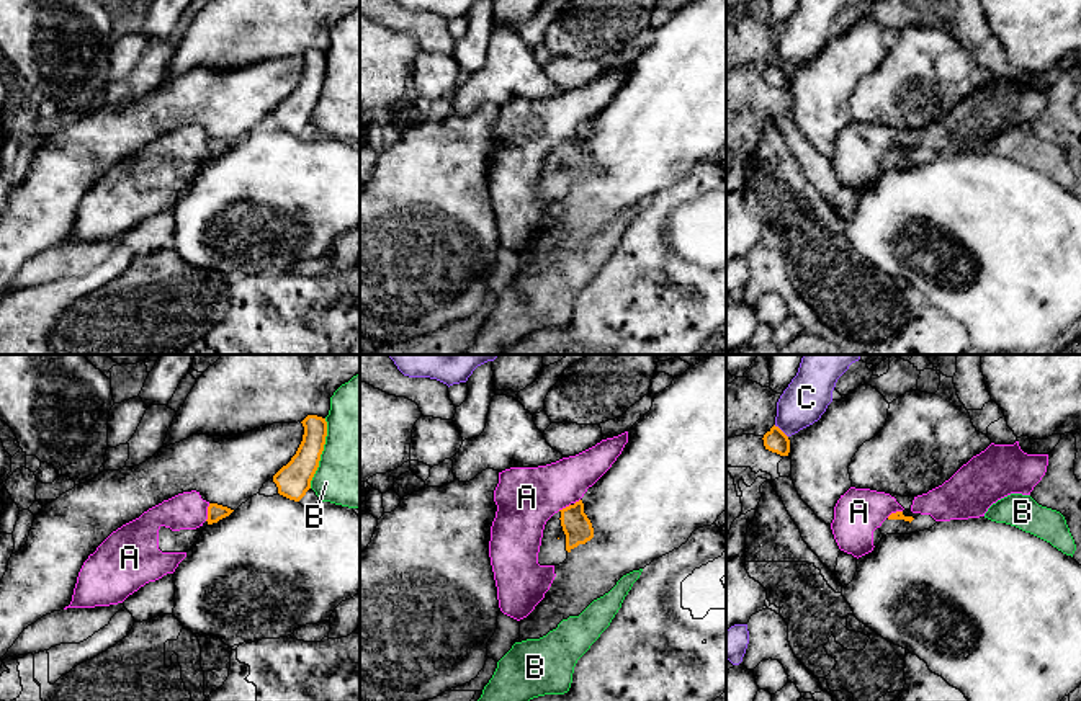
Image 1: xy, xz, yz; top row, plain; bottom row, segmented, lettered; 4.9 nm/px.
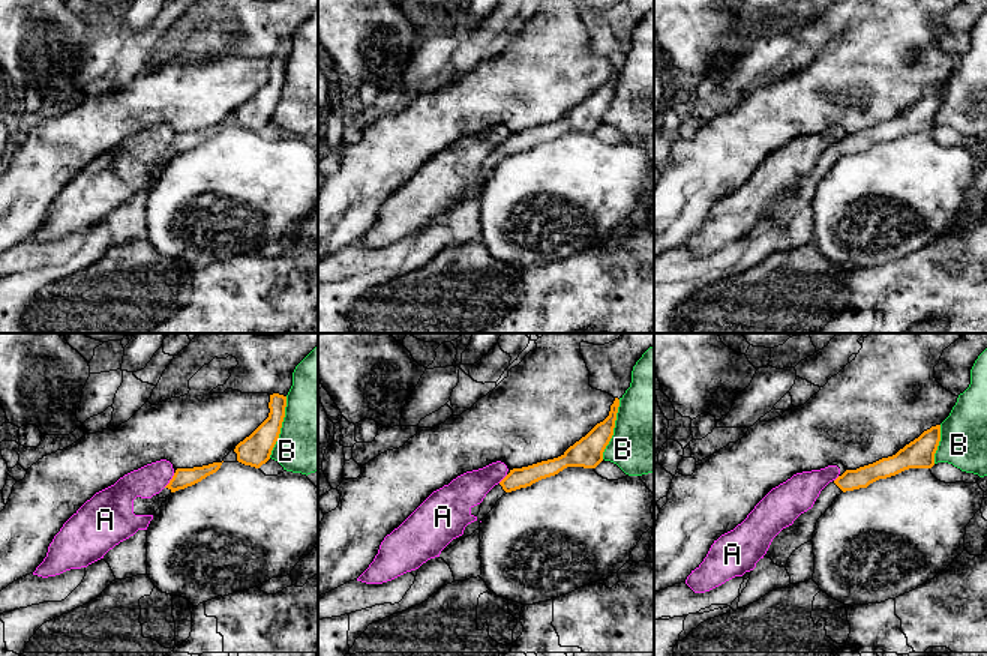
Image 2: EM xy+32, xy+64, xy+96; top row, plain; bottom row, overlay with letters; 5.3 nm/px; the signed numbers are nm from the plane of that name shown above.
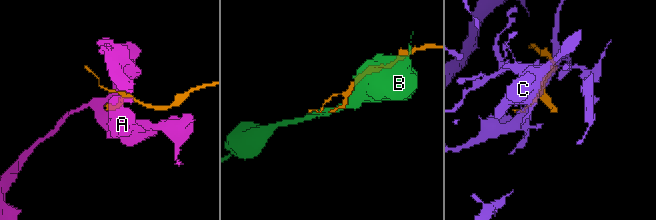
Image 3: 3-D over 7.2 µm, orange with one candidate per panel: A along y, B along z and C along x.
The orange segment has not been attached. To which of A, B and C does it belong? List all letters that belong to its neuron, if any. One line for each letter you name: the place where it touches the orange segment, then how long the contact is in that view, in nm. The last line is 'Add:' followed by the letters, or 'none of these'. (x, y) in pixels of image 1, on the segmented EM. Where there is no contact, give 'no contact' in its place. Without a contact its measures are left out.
Add: none of these

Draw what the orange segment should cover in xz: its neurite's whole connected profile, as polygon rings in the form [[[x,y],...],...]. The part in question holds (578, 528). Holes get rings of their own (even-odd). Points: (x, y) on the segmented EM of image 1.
[[[582,500],[554,513],[545,525],[538,552],[540,565],[559,565],[579,544],[594,538],[594,528],[584,513]]]

